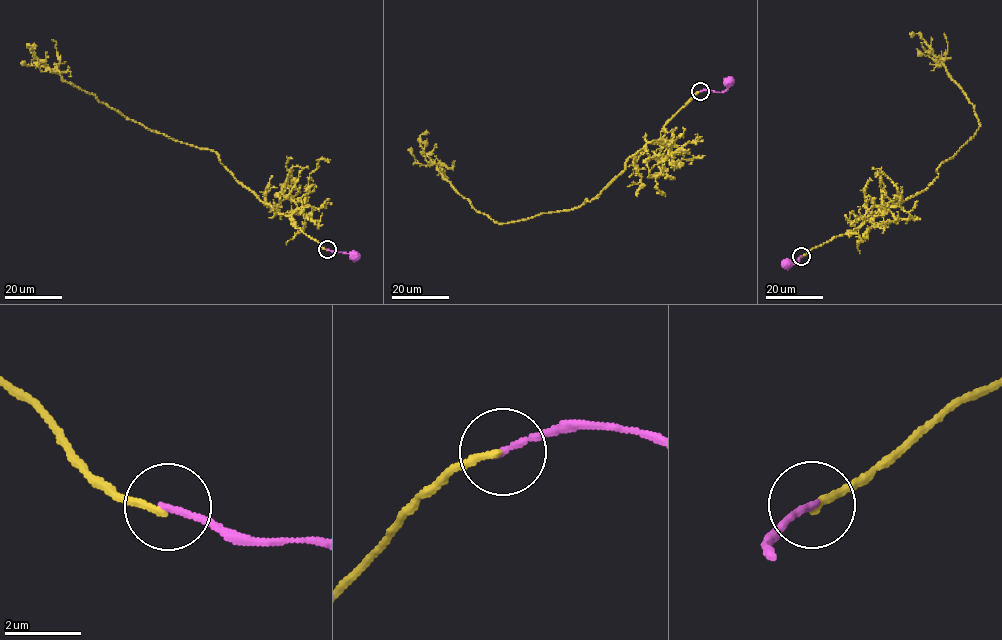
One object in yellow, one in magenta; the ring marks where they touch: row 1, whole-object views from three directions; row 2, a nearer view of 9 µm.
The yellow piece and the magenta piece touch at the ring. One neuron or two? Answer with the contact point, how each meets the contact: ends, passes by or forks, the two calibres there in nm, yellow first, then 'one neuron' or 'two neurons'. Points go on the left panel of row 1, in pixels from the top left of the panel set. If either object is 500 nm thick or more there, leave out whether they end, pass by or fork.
(327, 249) | yellow ends | magenta ends | 170/170 nm | two neurons

